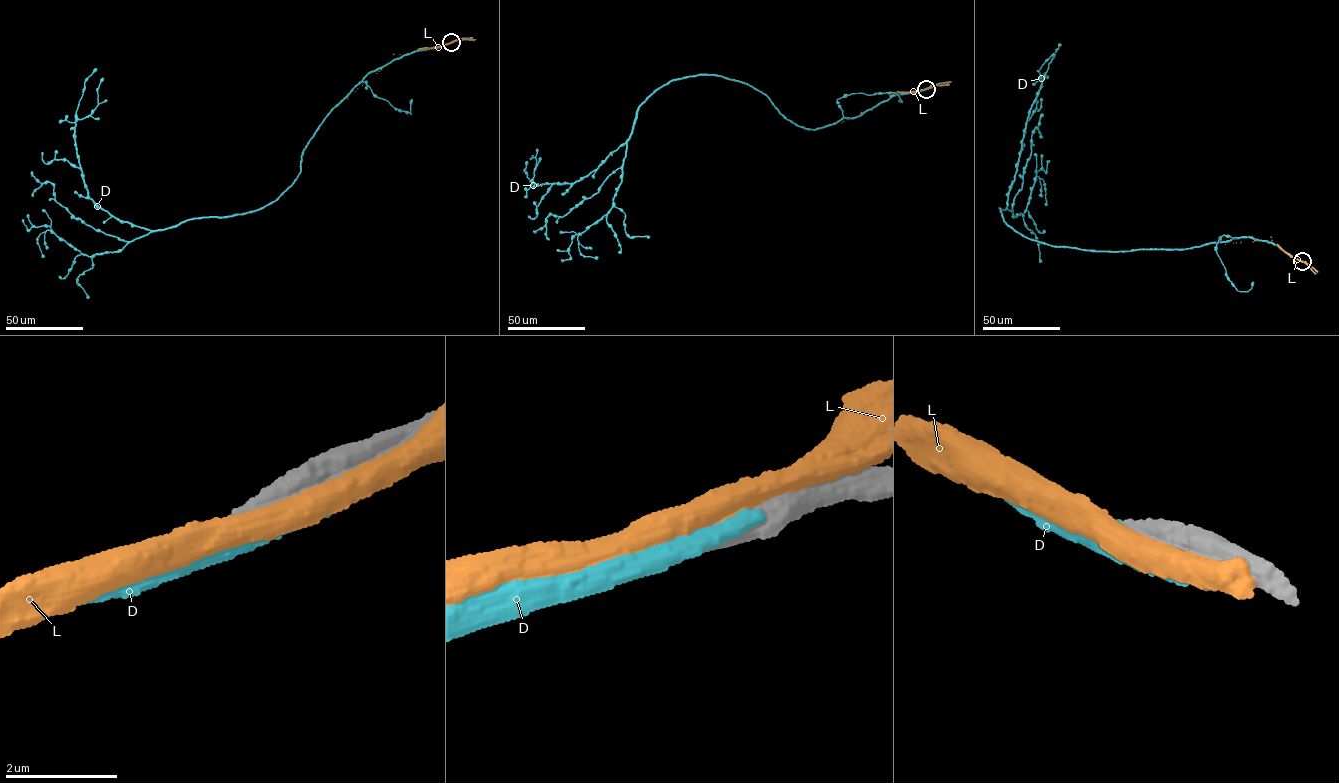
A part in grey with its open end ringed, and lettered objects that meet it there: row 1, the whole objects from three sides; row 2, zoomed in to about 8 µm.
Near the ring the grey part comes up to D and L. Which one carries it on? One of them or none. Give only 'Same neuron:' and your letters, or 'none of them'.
Same neuron: D

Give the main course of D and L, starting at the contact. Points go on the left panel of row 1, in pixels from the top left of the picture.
D: (451, 42), (368, 72), (318, 126), (296, 178), (273, 202), (156, 230), (89, 197), (75, 118), (96, 68)
L: (453, 41), (435, 48), (393, 54), (347, 99)

